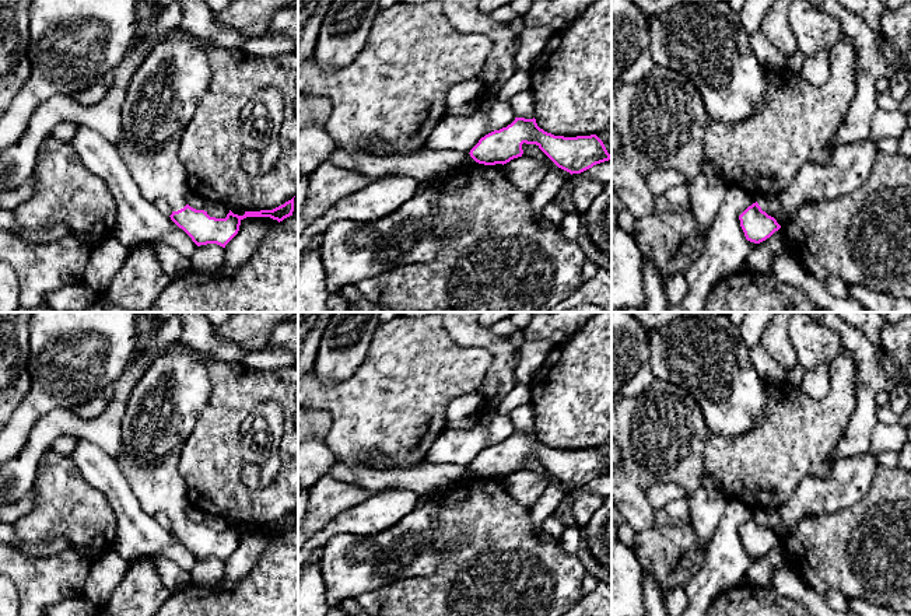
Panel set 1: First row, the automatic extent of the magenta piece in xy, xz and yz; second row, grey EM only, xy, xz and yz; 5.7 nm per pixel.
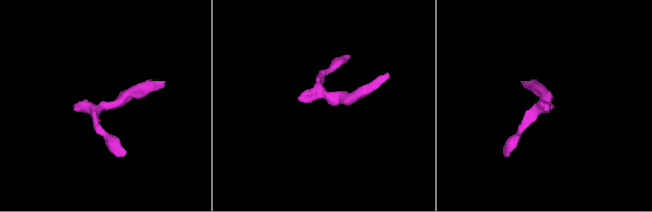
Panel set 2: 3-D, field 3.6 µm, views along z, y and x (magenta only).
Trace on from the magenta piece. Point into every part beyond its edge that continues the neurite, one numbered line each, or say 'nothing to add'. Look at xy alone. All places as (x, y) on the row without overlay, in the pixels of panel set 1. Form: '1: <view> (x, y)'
1: xy (163, 409)

